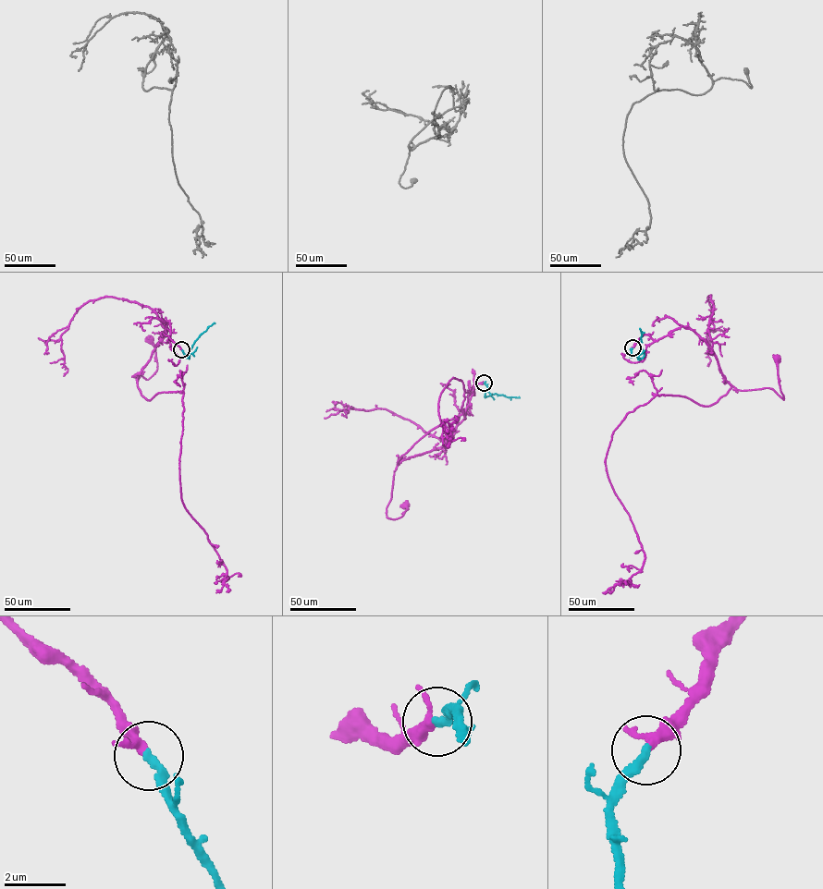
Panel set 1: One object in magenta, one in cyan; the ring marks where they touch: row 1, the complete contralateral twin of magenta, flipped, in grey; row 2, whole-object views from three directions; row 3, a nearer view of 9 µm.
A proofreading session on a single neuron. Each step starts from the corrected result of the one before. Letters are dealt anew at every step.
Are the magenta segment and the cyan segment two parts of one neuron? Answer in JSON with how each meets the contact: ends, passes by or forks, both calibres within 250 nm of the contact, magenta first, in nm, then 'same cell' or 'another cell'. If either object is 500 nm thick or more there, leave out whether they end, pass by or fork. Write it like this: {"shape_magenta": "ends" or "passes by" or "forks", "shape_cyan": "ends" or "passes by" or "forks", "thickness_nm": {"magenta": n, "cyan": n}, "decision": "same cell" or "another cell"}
{"shape_magenta": "passes by", "shape_cyan": "ends", "thickness_nm": {"magenta": 240, "cyan": 280}, "decision": "same cell"}

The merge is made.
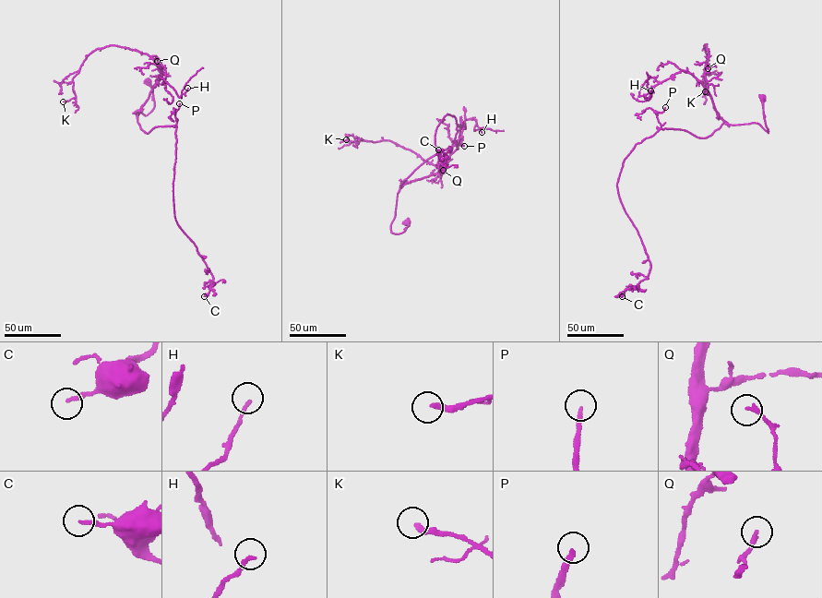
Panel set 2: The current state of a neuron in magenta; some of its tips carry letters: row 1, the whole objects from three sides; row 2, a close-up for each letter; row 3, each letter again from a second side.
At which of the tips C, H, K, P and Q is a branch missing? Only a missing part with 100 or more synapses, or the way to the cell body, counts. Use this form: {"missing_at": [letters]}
{"missing_at": ["P"]}

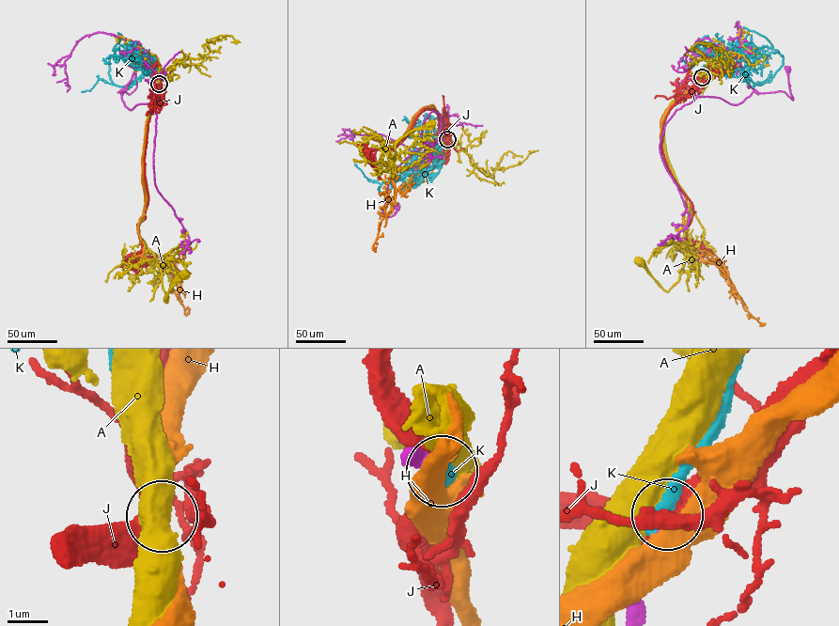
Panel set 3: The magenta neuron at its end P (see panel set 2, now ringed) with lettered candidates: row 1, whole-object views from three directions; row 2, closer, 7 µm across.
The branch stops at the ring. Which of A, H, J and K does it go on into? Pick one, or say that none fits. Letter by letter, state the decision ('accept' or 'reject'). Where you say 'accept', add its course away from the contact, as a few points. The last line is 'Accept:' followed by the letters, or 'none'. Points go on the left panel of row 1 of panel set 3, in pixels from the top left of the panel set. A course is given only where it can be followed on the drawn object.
A: reject
H: reject
J: reject
K: reject
Accept: none

